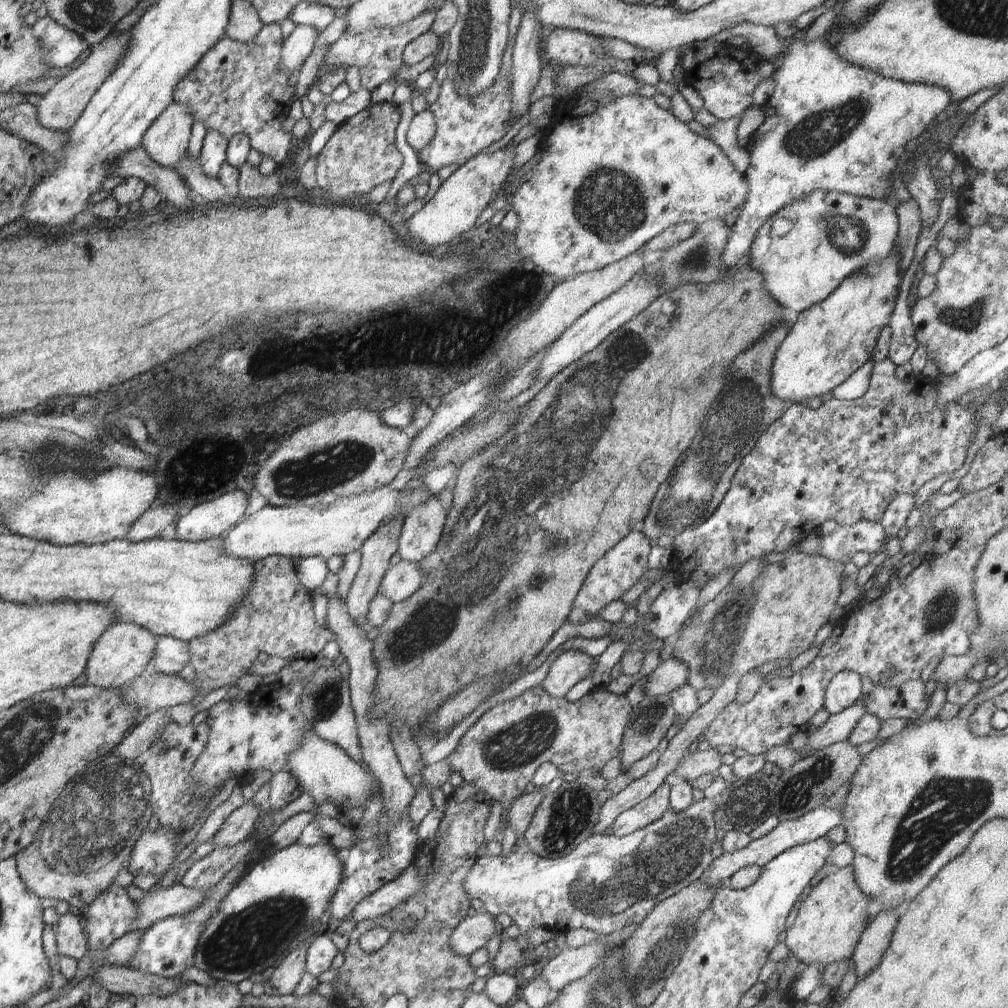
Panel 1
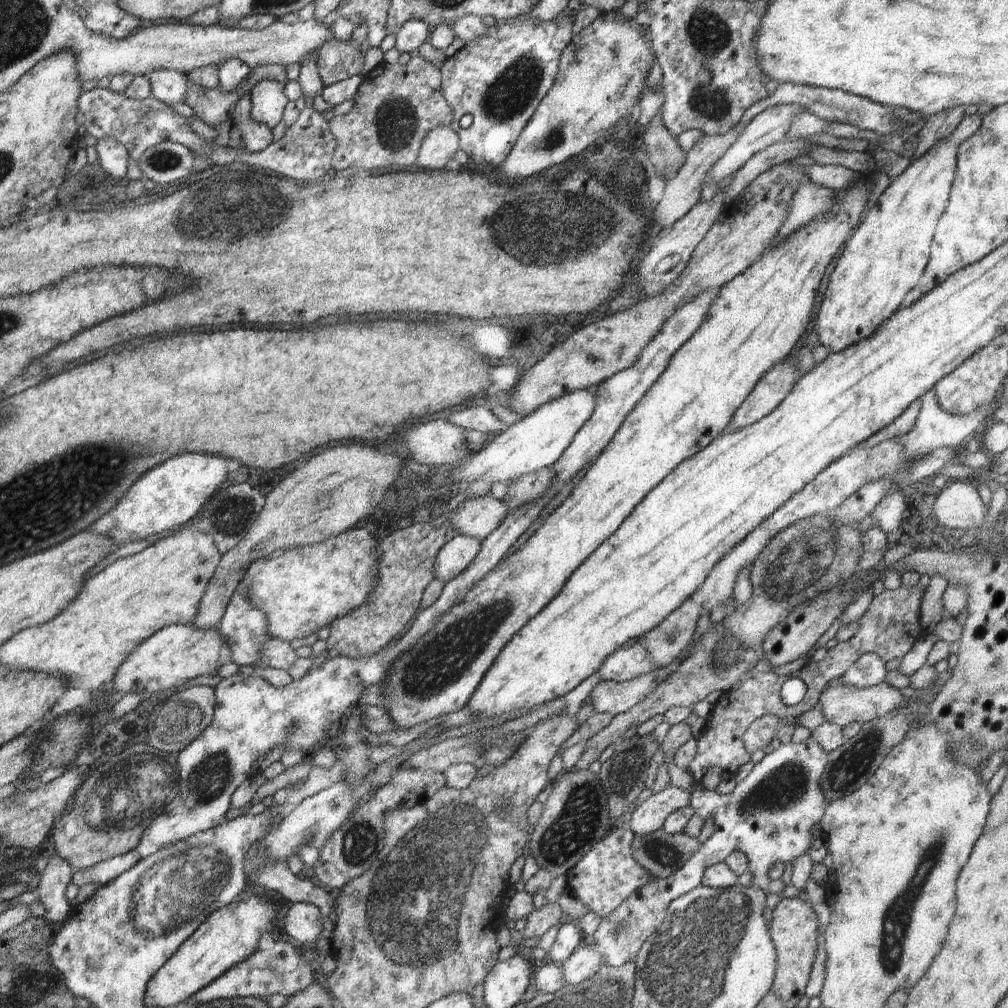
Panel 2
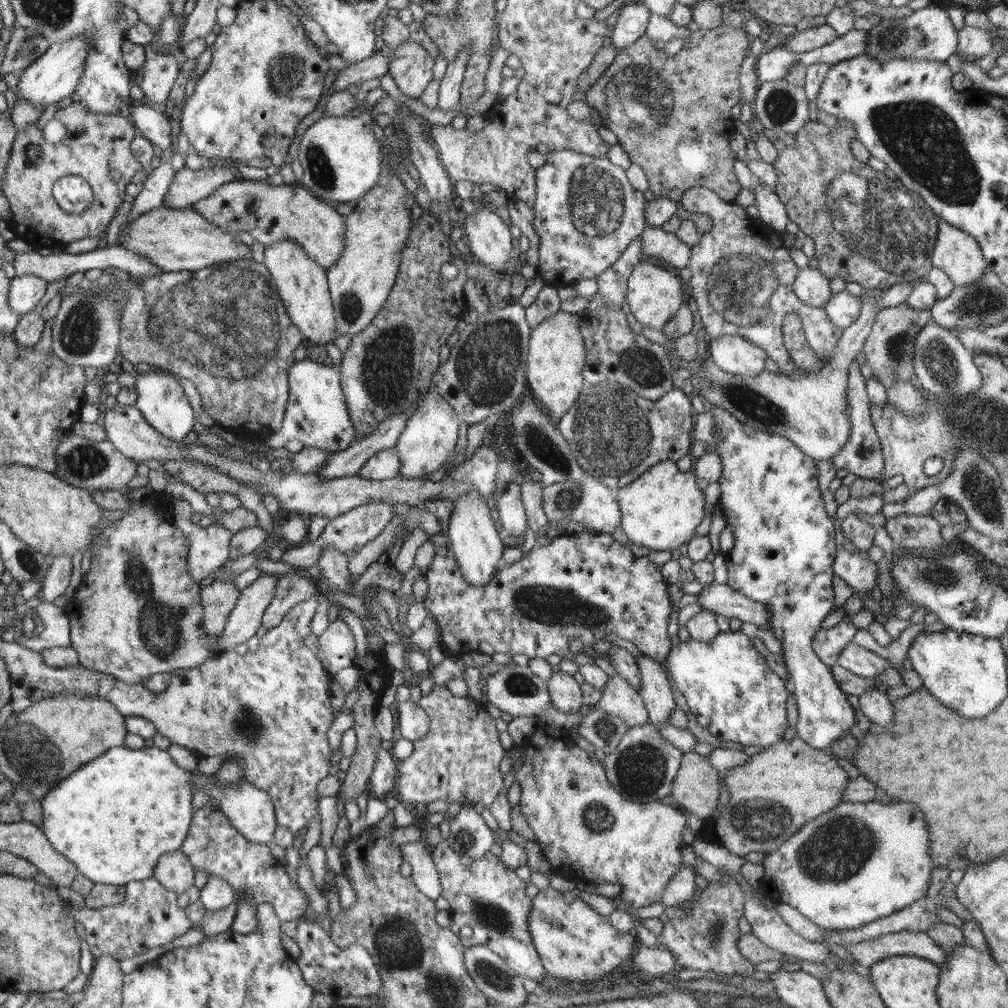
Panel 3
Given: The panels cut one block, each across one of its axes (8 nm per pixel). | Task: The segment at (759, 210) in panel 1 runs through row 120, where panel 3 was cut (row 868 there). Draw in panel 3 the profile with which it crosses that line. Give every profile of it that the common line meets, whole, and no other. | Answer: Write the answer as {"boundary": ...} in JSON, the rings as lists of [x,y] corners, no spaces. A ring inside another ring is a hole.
{"boundary":[[[842,802],[832,810],[805,822],[792,838],[786,840],[786,844],[782,844],[774,852],[765,855],[763,863],[764,875],[759,881],[759,892],[775,904],[788,904],[790,907],[796,908],[808,920],[825,930],[844,930],[861,927],[869,922],[874,922],[876,919],[894,914],[906,906],[912,906],[916,900],[928,898],[927,890],[931,879],[930,872],[935,867],[932,865],[932,858],[928,855],[928,846],[930,846],[930,842],[928,842],[928,830],[924,826],[924,814],[920,814],[920,810],[916,810],[912,804],[886,806],[886,804],[876,804],[876,802]]]}

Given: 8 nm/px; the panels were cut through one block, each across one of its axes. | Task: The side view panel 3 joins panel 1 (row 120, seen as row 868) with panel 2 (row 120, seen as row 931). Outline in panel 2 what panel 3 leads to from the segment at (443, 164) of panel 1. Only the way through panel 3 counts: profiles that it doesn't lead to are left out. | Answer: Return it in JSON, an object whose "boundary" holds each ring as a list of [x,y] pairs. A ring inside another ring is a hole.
{"boundary":[[[564,12],[549,21],[526,18],[519,22],[492,26],[484,36],[466,43],[453,56],[446,58],[441,66],[442,89],[448,100],[454,120],[452,128],[460,138],[460,149],[468,154],[474,164],[501,165],[508,153],[512,152],[518,135],[538,108],[540,102],[556,80],[559,71],[560,55],[572,40],[574,25],[573,13]],[[470,114],[472,124],[468,128],[460,126],[460,118]]]}

